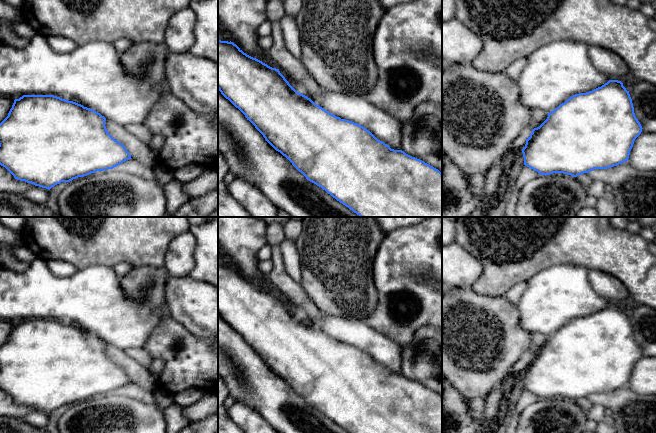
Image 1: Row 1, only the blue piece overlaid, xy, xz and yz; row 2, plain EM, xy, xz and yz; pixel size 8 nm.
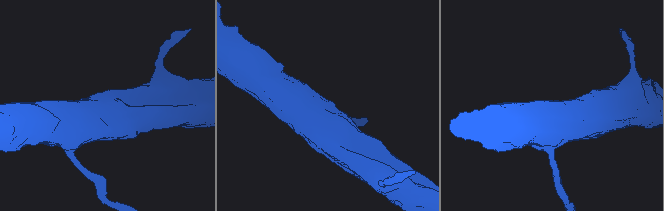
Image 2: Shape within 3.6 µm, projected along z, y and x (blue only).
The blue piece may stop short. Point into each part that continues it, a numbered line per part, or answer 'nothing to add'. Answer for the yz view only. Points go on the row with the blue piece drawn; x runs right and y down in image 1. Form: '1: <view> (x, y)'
nothing to add

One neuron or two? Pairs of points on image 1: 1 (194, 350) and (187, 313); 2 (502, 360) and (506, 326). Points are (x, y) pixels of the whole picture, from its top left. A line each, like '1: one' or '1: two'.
1: two
2: one

